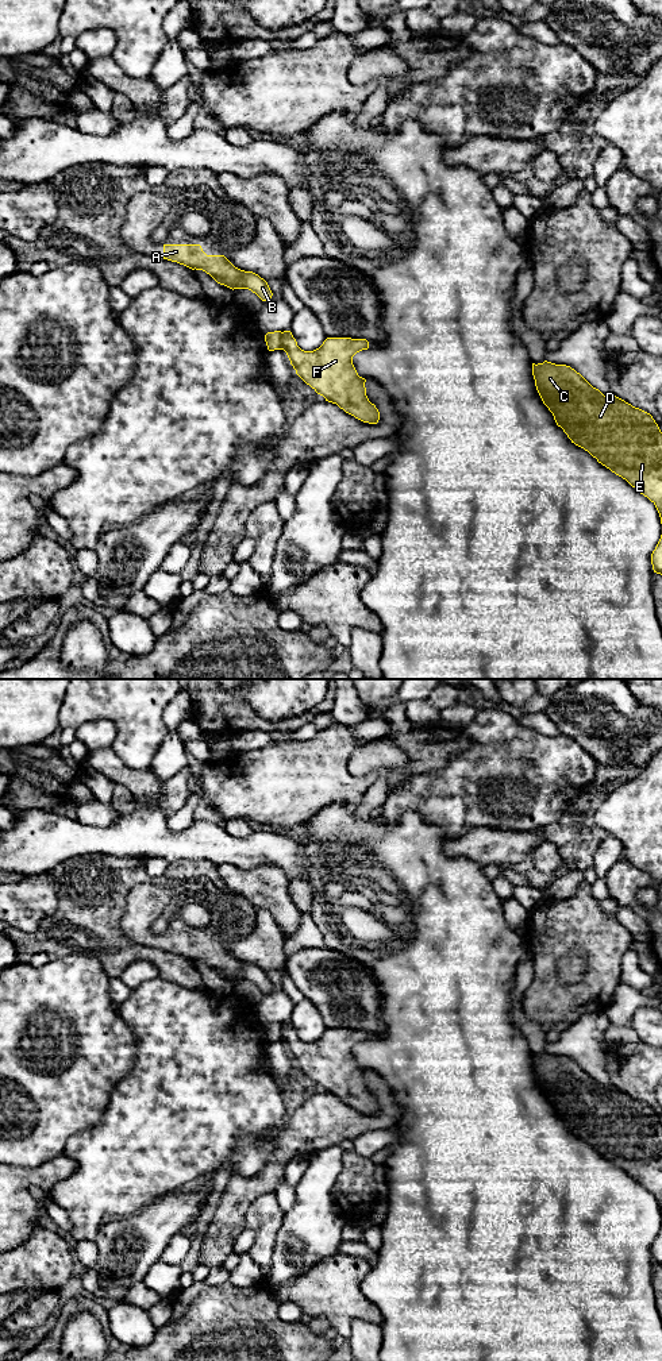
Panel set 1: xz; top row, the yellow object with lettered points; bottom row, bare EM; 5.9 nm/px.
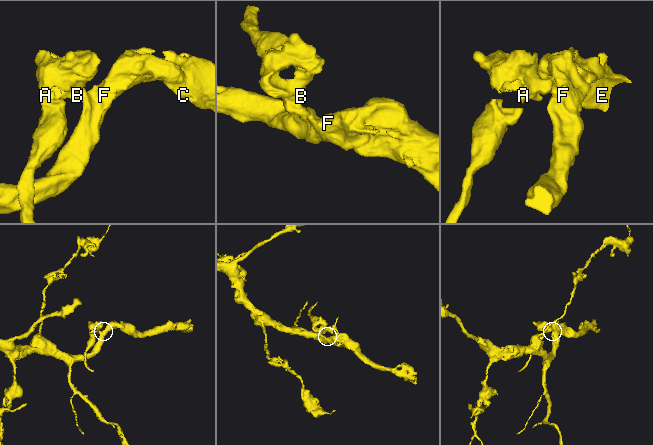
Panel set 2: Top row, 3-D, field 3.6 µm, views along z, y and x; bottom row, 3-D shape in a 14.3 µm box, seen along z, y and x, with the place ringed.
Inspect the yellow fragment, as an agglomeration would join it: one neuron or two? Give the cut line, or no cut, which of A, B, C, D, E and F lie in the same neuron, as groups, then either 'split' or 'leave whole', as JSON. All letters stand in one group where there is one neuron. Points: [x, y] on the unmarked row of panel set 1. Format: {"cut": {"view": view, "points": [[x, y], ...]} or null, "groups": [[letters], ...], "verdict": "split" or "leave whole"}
{"cut": {"view": "xz", "points": [[281, 1024], [283, 1040]]}, "groups": [["A", "B"], ["C", "D", "E", "F"]], "verdict": "split"}

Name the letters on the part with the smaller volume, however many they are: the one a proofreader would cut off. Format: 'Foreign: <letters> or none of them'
Foreign: A, B

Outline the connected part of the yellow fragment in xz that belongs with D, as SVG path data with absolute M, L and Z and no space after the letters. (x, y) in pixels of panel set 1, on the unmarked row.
M532 1055L532 1067L543 1095L571 1134L647 1188L662 1215L662 1123L653 1107L616 1087L607 1090L570 1057Z

